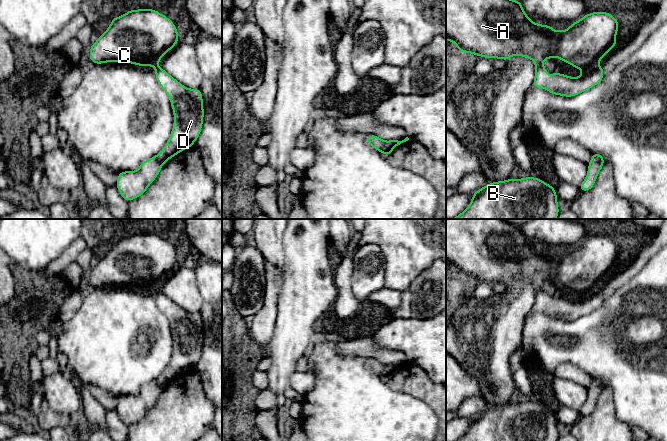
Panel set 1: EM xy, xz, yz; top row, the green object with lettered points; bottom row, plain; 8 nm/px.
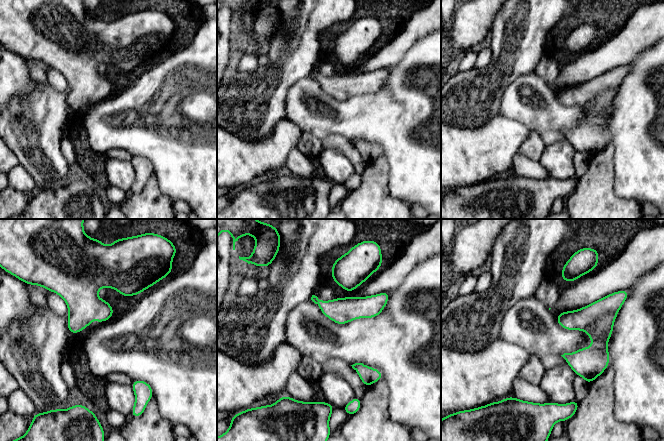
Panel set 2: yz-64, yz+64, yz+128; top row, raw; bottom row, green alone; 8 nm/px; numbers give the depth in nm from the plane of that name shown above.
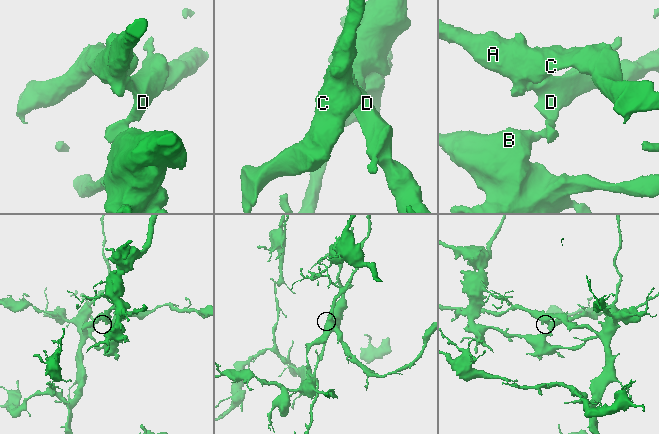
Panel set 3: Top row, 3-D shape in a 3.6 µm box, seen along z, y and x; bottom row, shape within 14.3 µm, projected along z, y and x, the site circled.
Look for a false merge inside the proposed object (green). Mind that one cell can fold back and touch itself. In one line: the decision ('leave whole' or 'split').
split

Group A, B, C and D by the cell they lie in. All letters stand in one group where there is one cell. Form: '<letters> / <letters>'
A C D / B

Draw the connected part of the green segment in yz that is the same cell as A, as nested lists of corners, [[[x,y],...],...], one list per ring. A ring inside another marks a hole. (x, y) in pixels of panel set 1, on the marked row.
[[[446,0],[446,41],[454,42],[457,50],[465,54],[473,53],[476,57],[506,61],[517,54],[532,59],[536,69],[531,86],[564,97],[574,97],[602,81],[605,69],[596,64],[618,44],[616,34],[619,26],[612,14],[600,11],[584,15],[571,23],[568,29],[556,31],[550,25],[531,21],[518,0]],[[555,57],[584,73],[573,78],[551,72],[548,80],[548,70],[542,63],[545,59]]]

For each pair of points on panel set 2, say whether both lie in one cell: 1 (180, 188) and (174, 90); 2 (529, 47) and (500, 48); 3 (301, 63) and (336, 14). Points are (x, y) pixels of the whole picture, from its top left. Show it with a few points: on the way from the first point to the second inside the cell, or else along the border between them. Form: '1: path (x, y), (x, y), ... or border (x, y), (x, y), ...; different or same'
1: path (180, 164), (180, 114); same
2: path (522, 47), (507, 48); same
3: path (301, 49), (301, 43), (322, 22); same

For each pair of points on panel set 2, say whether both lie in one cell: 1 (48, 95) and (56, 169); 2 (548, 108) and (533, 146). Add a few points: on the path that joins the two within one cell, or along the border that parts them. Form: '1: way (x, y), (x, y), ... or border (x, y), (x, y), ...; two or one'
1: way (48, 113), (48, 151); one
2: border (532, 130), (539, 134); two

